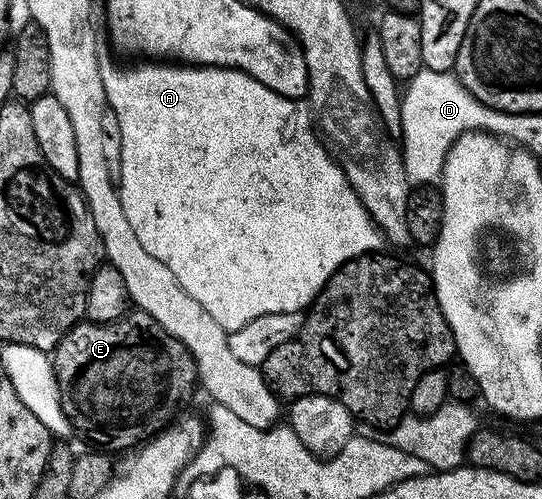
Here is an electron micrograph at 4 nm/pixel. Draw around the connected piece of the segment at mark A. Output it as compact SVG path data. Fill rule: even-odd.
M149 61L149 62L146 62L146 63L149 63L149 64L147 64L147 65L146 65L146 67L108 67L108 65L105 65L105 66L102 66L102 68L101 68L101 80L102 80L102 81L103 81L103 89L104 89L104 90L105 90L105 96L106 96L106 97L107 97L107 101L108 101L108 102L109 102L109 108L110 108L110 109L111 109L111 110L112 110L112 111L113 111L113 113L114 113L114 115L115 115L115 117L116 117L116 118L117 118L117 125L118 125L118 127L119 127L119 133L120 133L120 134L121 134L121 170L120 170L120 172L119 172L119 186L120 186L120 189L121 189L121 200L122 200L122 201L123 201L123 213L127 213L127 221L131 221L131 229L135 229L135 237L139 237L139 241L140 241L140 243L142 243L142 244L143 244L143 249L147 249L147 253L151 253L151 257L155 257L155 258L156 258L156 259L158 259L158 260L159 260L159 261L163 261L163 265L167 265L167 269L171 269L171 273L175 273L175 277L176 277L176 278L177 278L177 280L178 280L178 281L179 281L179 285L183 285L183 289L184 289L184 290L185 290L185 291L186 291L186 292L187 292L187 293L191 293L191 297L195 297L195 301L199 301L199 305L203 305L203 309L207 309L207 313L211 313L211 317L215 317L215 321L219 321L219 325L220 325L220 326L221 326L221 327L222 327L222 329L224 329L224 330L225 330L225 332L226 332L226 333L228 333L228 332L230 332L230 331L234 331L234 330L235 330L235 329L239 329L239 328L240 328L240 327L242 327L242 326L243 326L243 325L247 325L247 324L248 324L248 322L249 322L249 321L255 321L255 317L263 317L263 313L301 313L301 312L304 312L304 311L305 311L305 310L306 310L306 308L308 308L308 307L309 307L309 306L310 306L310 304L312 304L312 303L313 303L313 302L314 302L314 300L316 300L316 298L317 298L317 296L318 296L318 295L320 295L320 294L321 294L321 291L322 291L322 290L323 290L323 288L324 288L324 287L325 287L325 284L326 284L326 283L328 283L328 281L329 281L329 279L330 279L330 278L331 278L331 276L333 276L333 275L334 275L334 273L336 273L336 271L338 271L338 270L339 270L339 268L341 268L341 266L342 266L342 265L343 265L343 264L345 264L345 263L346 263L346 262L347 262L347 261L351 261L351 260L352 260L352 259L354 259L354 258L355 258L355 256L358 256L358 255L368 255L368 254L370 254L370 252L372 252L372 251L373 251L373 250L374 250L374 247L373 247L373 239L372 239L372 237L371 237L371 236L369 236L369 231L370 231L370 228L369 228L369 227L368 227L368 226L366 226L366 227L367 227L367 228L365 228L365 227L361 227L361 228L359 228L359 229L358 229L358 231L357 231L357 236L355 236L355 237L354 237L354 239L353 239L353 240L351 240L351 241L350 241L350 243L349 243L349 235L348 235L348 233L347 233L347 232L345 232L345 230L347 230L347 229L348 229L348 227L349 227L349 223L353 223L353 222L355 222L355 221L356 221L356 219L357 219L357 211L358 211L358 215L359 215L359 208L360 208L360 207L361 207L361 199L360 199L360 198L359 198L359 197L358 197L358 196L357 196L357 194L356 194L356 193L355 193L355 189L351 189L351 185L350 185L350 184L349 184L349 182L348 182L348 181L347 181L347 177L346 177L346 176L345 176L345 174L344 174L344 173L343 173L343 169L342 169L342 168L341 168L341 167L340 167L340 165L338 165L338 164L337 164L337 162L336 162L336 161L335 161L335 160L334 160L334 159L333 159L333 157L332 157L332 155L330 155L330 154L329 154L329 152L328 152L328 150L327 150L327 148L326 148L326 146L325 146L325 144L324 144L324 142L322 142L322 140L321 140L321 139L320 139L320 138L319 138L319 135L318 135L318 132L317 132L317 131L316 131L316 130L315 130L315 123L314 123L314 120L313 120L313 119L312 119L312 118L311 118L311 111L310 111L310 108L309 108L309 107L308 107L308 106L306 106L306 104L305 104L305 103L304 103L304 102L301 102L301 101L298 101L298 100L296 100L296 99L288 99L288 98L287 98L287 97L283 97L283 96L282 96L282 95L280 95L280 94L279 94L279 93L275 93L275 92L274 92L274 91L272 91L272 90L271 90L271 89L267 89L267 85L263 85L263 84L262 84L262 83L260 83L260 82L259 82L259 81L255 81L255 77L251 77L251 76L250 76L250 75L248 75L248 74L247 74L247 73L243 73L243 72L242 72L242 71L235 71L235 70L233 70L233 68L231 68L231 67L198 67L198 66L196 66L196 65L174 65L174 64L173 64L173 63L172 63L172 62L169 62L169 61ZM188 215L205 215L205 235L204 235L204 233L203 233L203 232L201 232L201 231L197 231L197 227L196 227L196 225L195 225L195 224L193 224L193 223L188 223L188 221L187 221L187 220L185 220L185 218L187 218L187 217L188 217Z

